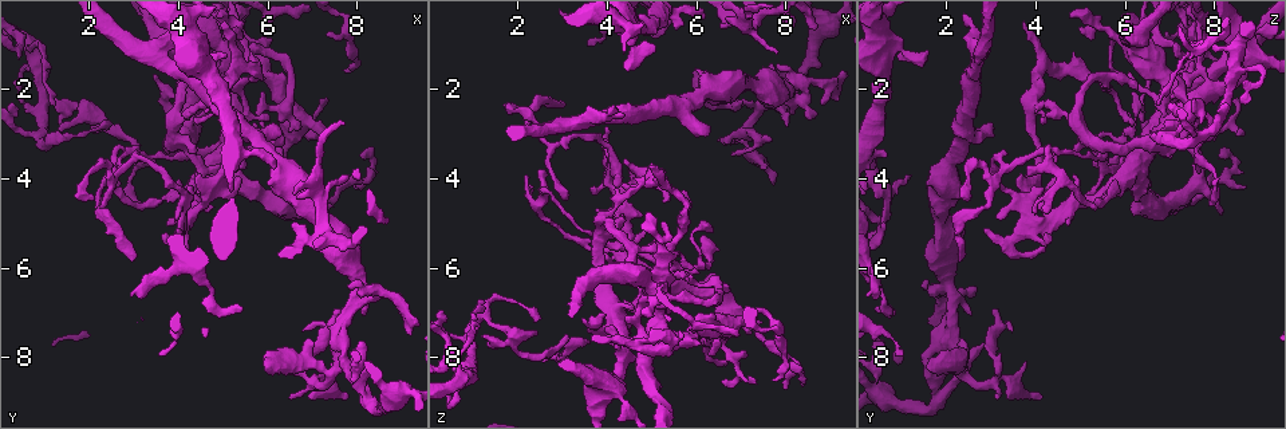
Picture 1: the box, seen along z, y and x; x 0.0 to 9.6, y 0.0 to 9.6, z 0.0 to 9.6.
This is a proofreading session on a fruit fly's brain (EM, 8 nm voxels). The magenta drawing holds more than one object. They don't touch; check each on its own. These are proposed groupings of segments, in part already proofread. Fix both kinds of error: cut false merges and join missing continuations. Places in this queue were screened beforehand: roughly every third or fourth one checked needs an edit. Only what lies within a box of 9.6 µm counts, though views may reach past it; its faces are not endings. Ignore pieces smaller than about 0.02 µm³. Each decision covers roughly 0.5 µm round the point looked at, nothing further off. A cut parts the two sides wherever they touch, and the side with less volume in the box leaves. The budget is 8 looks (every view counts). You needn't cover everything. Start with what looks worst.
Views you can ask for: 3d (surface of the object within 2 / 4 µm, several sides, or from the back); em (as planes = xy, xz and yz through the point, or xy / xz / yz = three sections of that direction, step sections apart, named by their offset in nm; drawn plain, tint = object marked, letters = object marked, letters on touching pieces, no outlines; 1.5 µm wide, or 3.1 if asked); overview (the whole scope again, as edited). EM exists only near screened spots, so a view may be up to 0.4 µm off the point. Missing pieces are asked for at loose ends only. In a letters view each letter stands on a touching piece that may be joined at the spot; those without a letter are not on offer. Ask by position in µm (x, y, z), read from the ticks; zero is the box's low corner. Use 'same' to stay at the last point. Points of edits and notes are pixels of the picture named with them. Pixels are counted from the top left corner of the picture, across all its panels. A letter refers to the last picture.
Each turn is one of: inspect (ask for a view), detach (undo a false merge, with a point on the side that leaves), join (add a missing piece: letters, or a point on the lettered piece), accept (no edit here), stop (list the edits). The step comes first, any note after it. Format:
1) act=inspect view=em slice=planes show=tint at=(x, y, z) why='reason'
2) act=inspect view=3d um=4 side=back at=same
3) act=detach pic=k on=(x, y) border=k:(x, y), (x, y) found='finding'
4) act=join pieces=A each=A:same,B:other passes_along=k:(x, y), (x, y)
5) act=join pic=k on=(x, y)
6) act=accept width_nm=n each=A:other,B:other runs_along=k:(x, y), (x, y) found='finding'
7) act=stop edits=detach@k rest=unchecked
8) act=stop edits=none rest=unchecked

act=inspect view=3d um=2 at=(4.85, 2.40, 4.00) why='abrupt turn'

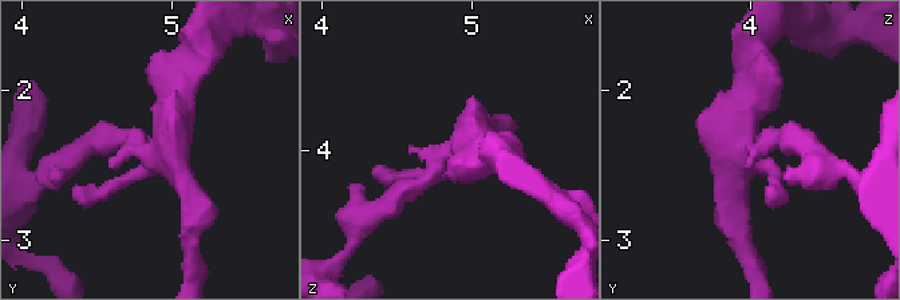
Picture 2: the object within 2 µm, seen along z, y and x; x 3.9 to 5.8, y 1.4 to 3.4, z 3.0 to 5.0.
act=inspect view=em slice=planes show=plain at=(4.90, 2.40, 3.96)

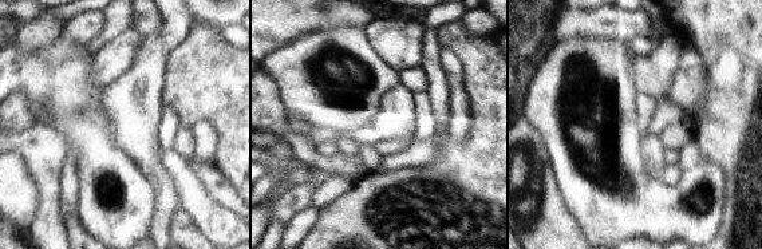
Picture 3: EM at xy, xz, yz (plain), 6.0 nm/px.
act=inspect view=em slice=planes show=letters at=same

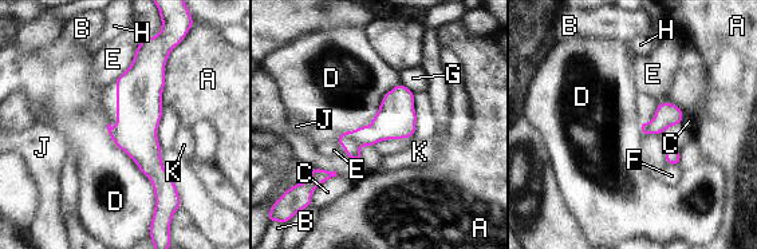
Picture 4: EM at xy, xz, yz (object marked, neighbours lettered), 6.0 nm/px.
act=detach pic=4 on=(353, 150) longest_contact=D:600nm each=A:other,B:other,C:other,D:other,E:other,F:other,G:other,H:other,J:other,K:other border=4:(340, 134), (358, 145) found='a second neuron is stuck on'

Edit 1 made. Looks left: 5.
act=inspect view=overview why='redraw'

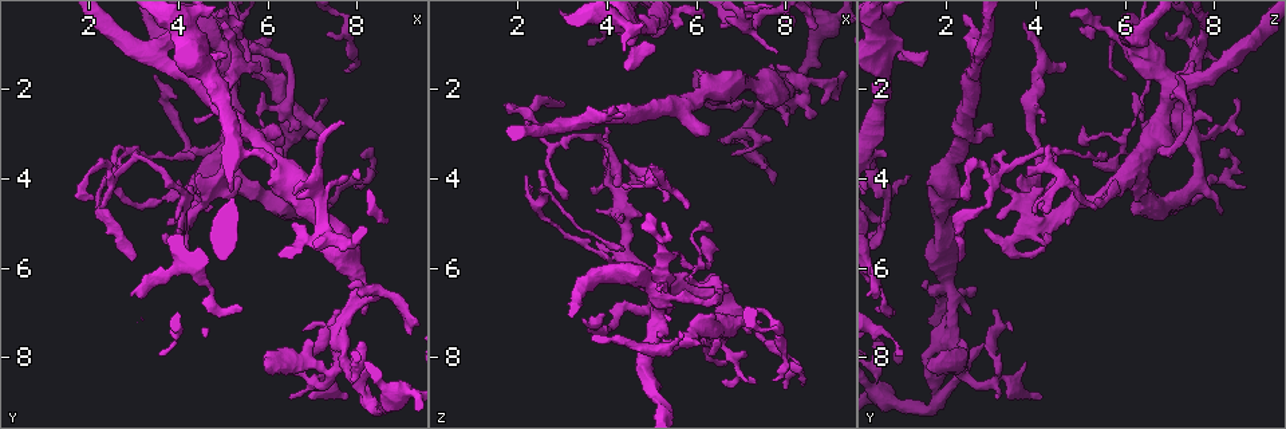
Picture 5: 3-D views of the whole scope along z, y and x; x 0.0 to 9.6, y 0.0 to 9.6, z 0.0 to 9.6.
act=inspect view=3d um=4 at=(8.00, 4.15, 8.70) why='thin end'

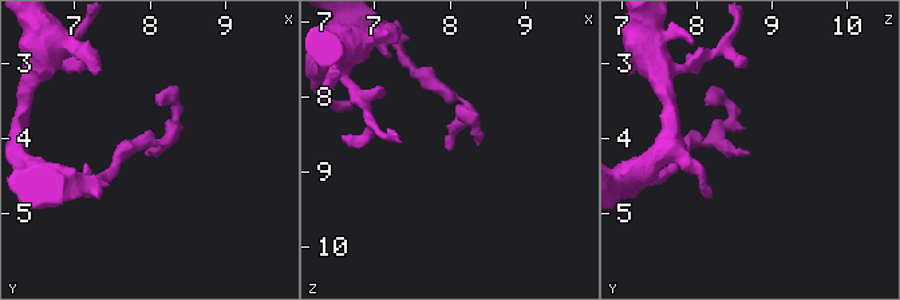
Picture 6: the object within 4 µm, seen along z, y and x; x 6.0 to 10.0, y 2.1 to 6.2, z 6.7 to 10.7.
act=inspect view=em slice=xy step=8 show=tint at=(8.00, 4.15, 8.70) why='need the tissue'

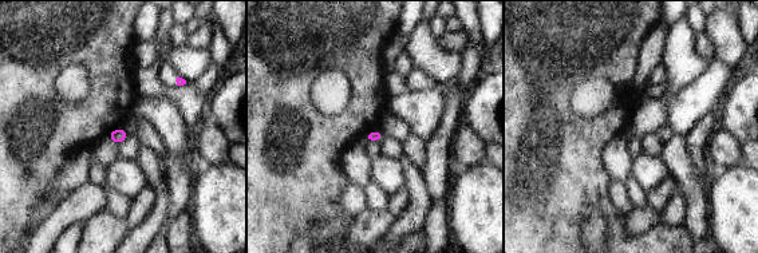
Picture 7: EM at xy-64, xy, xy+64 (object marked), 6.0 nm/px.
act=inspect view=em slice=planes show=letters at=same

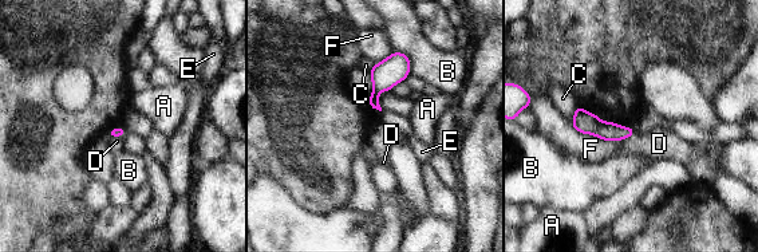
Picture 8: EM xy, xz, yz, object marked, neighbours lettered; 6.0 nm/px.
act=accept each=A:other,B:other,C:other,D:other,E:other,F:other border=8:(122, 126), (126, 132) found='none of them fits'

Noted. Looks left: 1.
act=stop edits=detach@4 rest=unchecked

